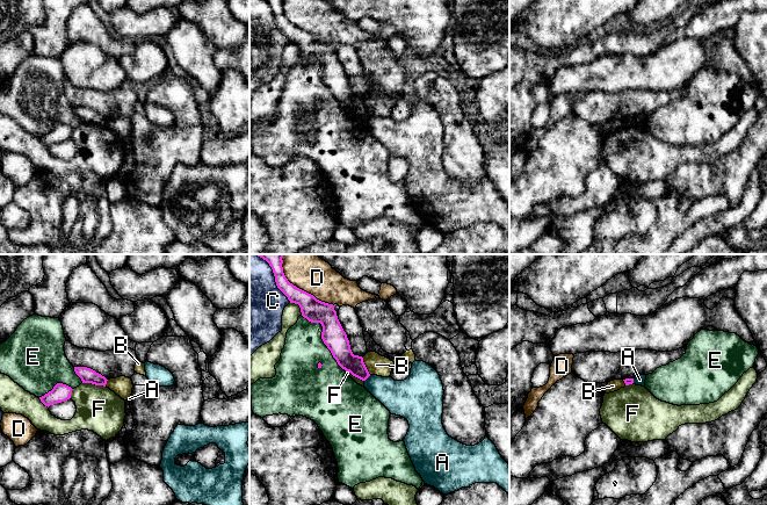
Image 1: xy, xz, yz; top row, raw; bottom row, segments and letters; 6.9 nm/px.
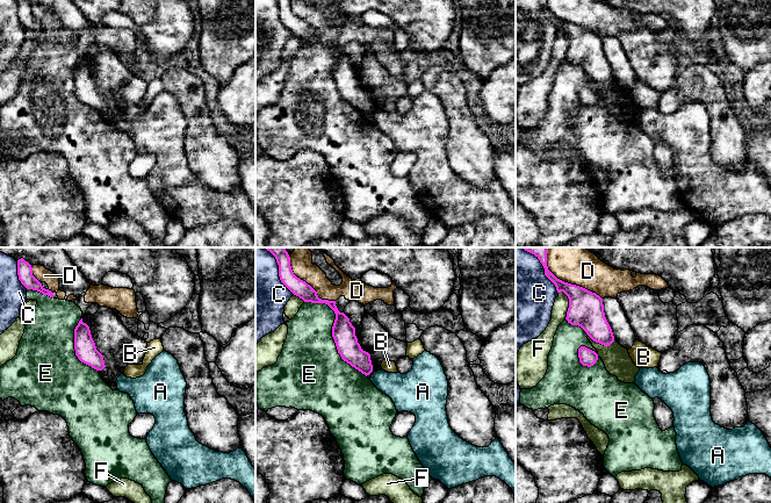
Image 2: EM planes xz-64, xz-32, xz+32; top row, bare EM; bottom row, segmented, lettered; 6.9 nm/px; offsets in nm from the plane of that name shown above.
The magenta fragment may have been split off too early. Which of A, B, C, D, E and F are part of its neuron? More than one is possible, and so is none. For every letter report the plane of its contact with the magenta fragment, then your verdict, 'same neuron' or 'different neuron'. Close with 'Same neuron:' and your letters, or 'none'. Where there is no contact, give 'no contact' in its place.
A: xz | different neuron
B: xz | different neuron
C: xz | different neuron
D: xz | different neuron
E: xz | different neuron
F: xy | different neuron
Same neuron: none

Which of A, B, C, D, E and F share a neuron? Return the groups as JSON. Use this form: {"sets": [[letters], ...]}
{"sets": [["A"], ["B"], ["C"], ["D", "E"], ["F"]]}

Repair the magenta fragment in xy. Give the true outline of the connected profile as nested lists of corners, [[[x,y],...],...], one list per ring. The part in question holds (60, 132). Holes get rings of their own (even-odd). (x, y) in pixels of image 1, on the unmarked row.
[[[57,123],[51,131],[39,137],[39,139],[45,146],[49,147],[52,144],[61,143],[70,139],[72,130],[73,129],[66,124]]]

